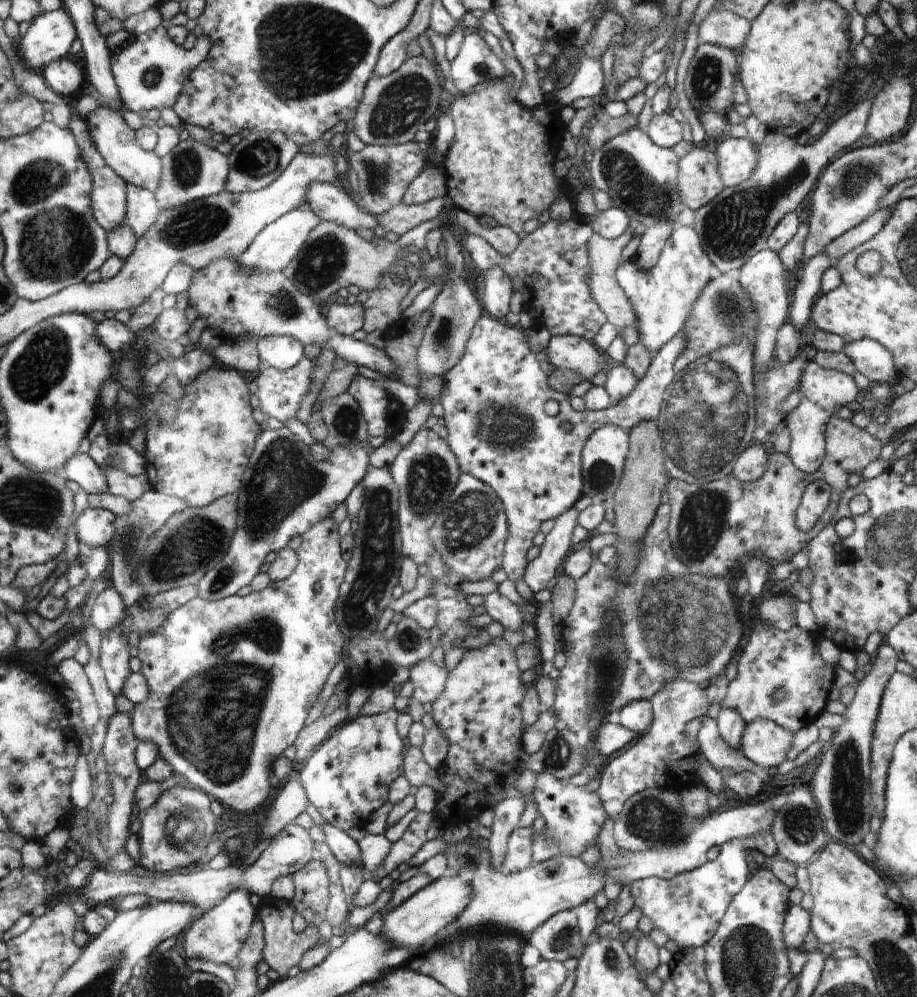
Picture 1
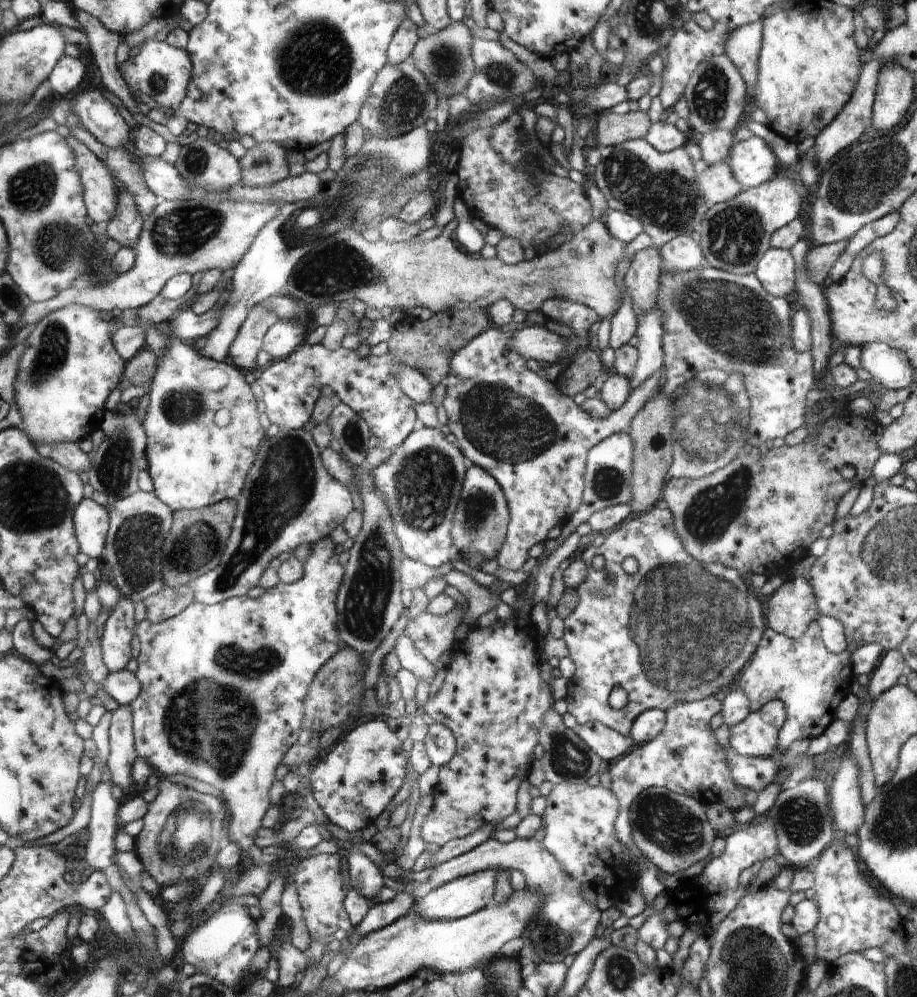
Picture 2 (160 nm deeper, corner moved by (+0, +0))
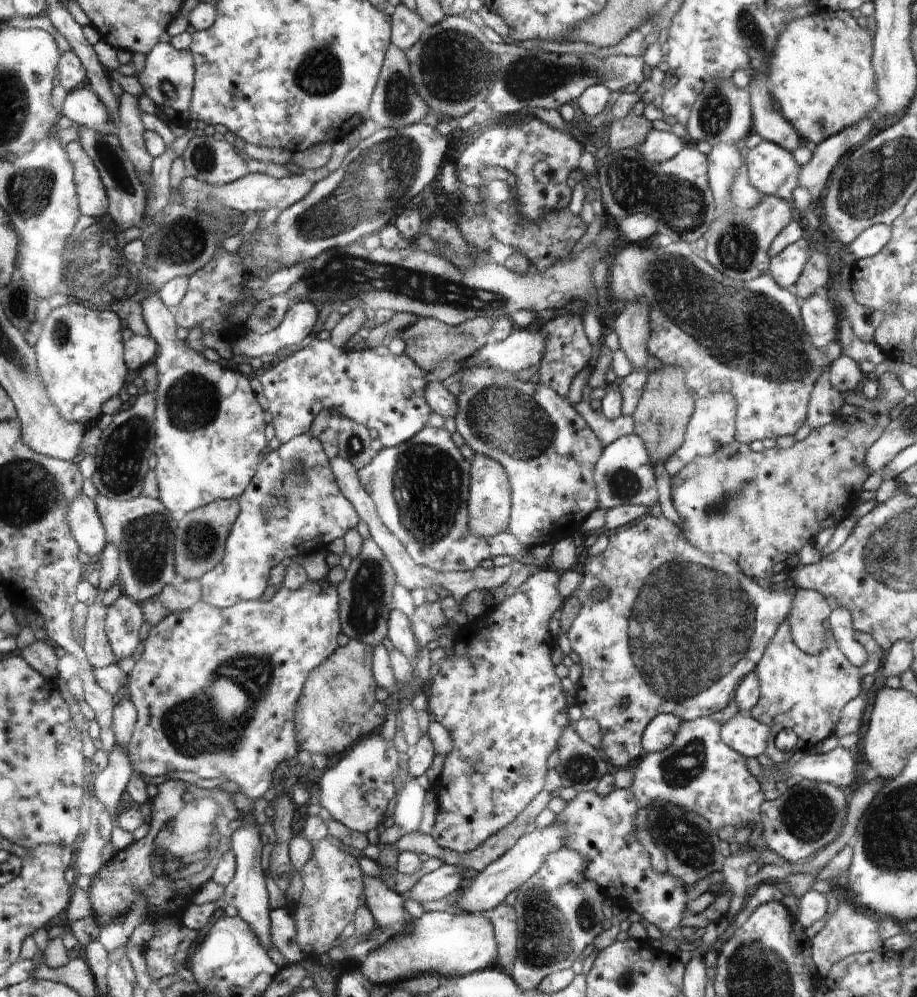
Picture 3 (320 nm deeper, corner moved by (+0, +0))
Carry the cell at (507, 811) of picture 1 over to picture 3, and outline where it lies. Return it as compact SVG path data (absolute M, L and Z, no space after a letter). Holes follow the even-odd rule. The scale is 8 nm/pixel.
M500 903L494 909L491 909L489 920L495 927L495 938L498 950L498 962L502 964L504 970L512 968L514 954L516 954L516 916L514 908L510 905Z

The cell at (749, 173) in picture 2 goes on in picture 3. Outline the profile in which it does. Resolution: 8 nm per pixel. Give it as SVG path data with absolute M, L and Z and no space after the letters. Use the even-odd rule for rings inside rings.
M762 141L755 148L750 149L744 163L747 164L749 181L762 195L783 198L793 205L792 191L799 186L800 166L790 151L774 144L773 142Z

